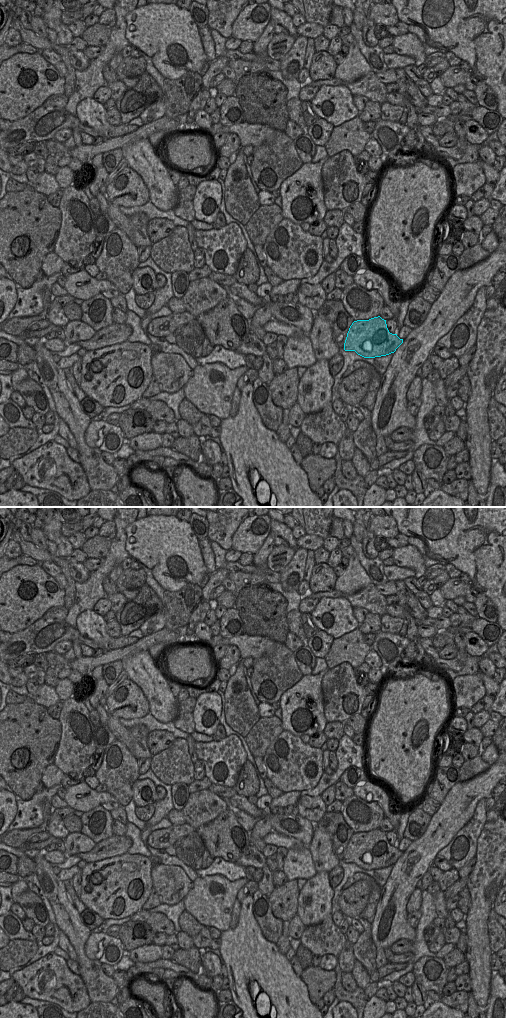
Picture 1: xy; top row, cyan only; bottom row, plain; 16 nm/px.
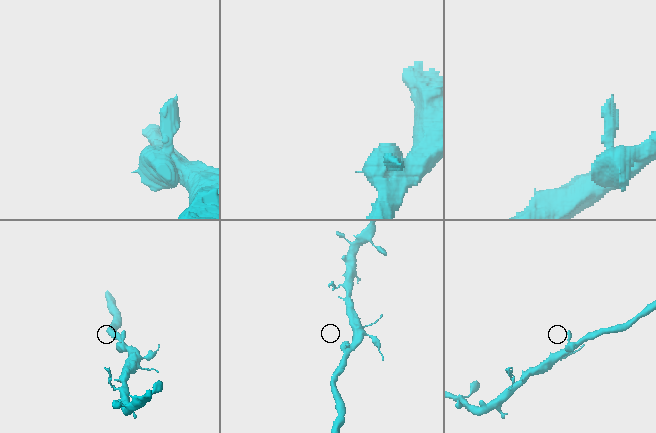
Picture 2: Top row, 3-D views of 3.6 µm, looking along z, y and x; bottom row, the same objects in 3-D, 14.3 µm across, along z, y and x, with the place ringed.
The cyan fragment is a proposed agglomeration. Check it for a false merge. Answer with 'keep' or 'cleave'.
keep

